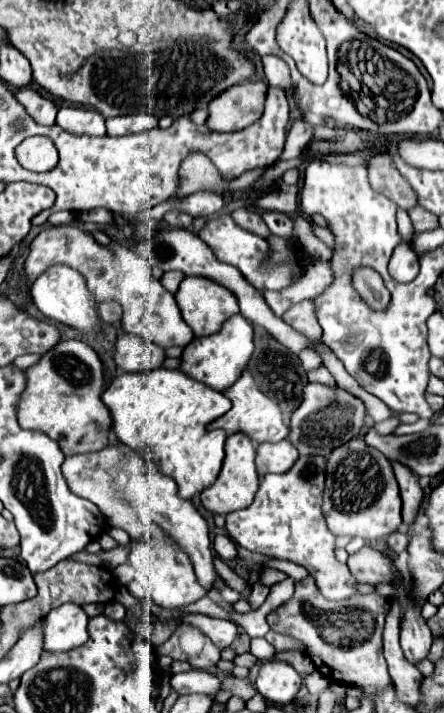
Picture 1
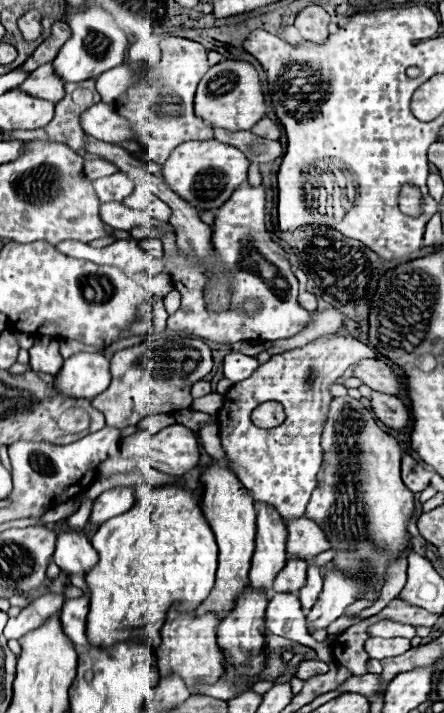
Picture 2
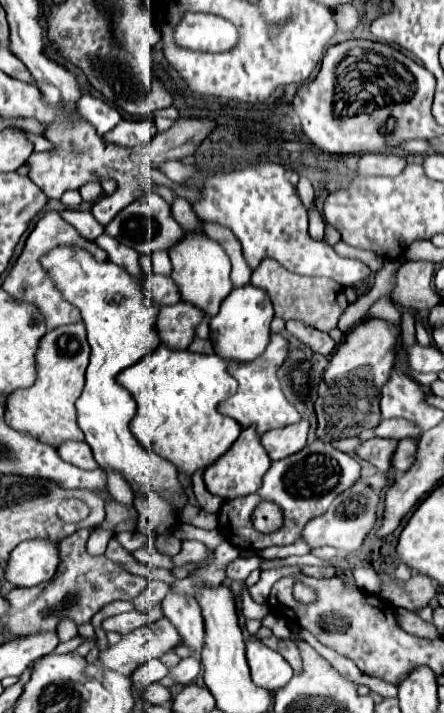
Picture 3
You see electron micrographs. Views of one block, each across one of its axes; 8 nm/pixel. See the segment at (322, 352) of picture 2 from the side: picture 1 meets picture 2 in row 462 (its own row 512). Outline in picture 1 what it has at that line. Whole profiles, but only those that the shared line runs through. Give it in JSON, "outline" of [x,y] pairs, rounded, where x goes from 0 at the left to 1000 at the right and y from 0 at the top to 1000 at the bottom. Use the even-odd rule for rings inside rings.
{"outline":[[[676,640],[644,665],[599,665],[586,673],[572,704],[550,715],[532,715],[509,724],[509,746],[554,771],[685,794],[739,842],[775,842],[802,833],[802,813],[784,802],[784,794],[757,785],[757,752],[739,743],[721,715],[730,659],[734,642]]]}

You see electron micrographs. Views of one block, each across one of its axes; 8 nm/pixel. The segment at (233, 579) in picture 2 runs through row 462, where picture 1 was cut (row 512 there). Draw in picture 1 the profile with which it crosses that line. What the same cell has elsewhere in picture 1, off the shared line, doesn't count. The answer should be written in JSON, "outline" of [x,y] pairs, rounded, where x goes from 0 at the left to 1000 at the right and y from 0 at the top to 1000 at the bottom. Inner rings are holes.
{"outline":[[[523,609],[523,612],[509,614],[509,642],[505,642],[500,659],[495,659],[486,676],[450,693],[455,710],[468,718],[477,718],[477,721],[514,721],[523,715],[559,712],[568,707],[572,693],[581,687],[581,665],[577,665],[577,654],[572,654],[572,640],[577,640],[577,628],[559,617],[559,612]]]}

